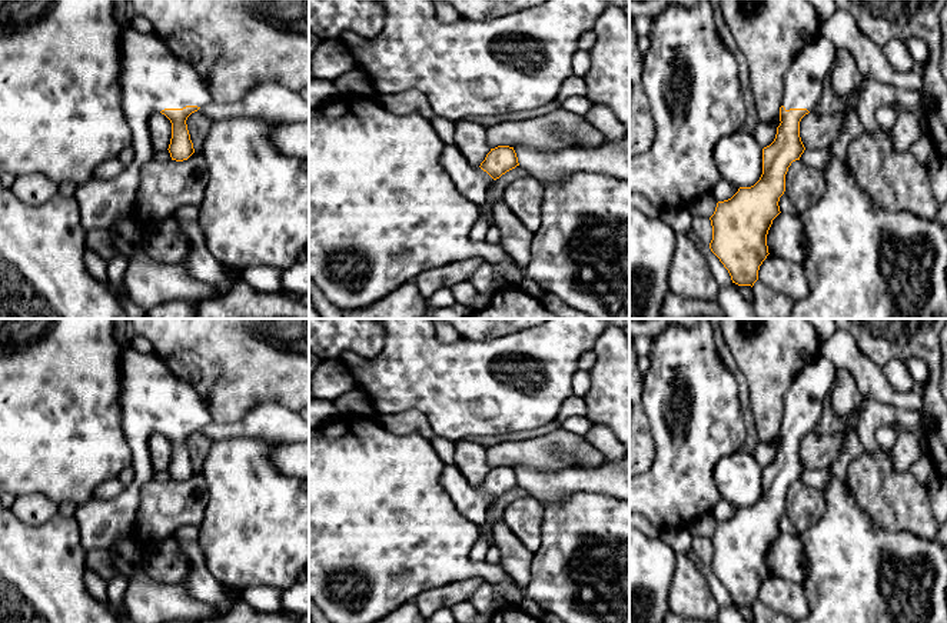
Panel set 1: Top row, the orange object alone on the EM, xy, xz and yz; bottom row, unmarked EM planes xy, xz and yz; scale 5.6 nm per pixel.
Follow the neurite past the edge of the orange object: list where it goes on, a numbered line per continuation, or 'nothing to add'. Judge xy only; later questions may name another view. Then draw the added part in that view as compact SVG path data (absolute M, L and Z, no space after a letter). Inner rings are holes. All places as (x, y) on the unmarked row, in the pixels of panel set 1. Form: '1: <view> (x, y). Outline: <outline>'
1: xy (152, 397). Outline: M120 344L120 420L126 442L132 450L134 479L113 499L97 499L79 504L74 519L80 527L84 550L109 550L120 537L129 536L139 547L136 522L140 506L140 489L153 482L154 469L149 452L149 439L165 429L186 426L203 427L212 423L212 414L195 386L177 377L154 353L140 353L130 344Z

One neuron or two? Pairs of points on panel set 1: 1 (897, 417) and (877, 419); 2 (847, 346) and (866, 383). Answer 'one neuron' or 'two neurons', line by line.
1: one neuron
2: one neuron

